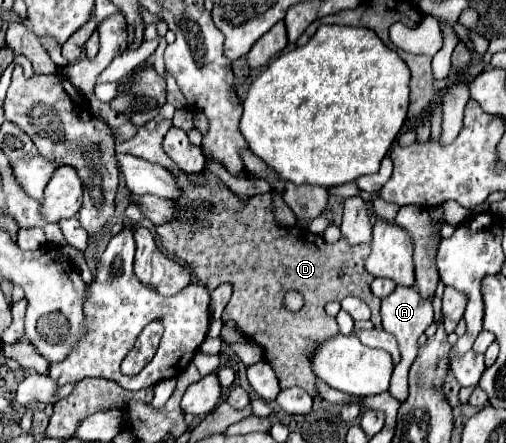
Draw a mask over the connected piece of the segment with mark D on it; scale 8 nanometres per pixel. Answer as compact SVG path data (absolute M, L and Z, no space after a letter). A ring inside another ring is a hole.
M171 168L167 170L175 178L175 182L179 182L179 188L183 190L183 194L175 200L179 218L173 218L167 224L155 226L163 250L167 252L171 260L177 260L183 266L189 266L199 278L199 282L207 286L209 290L215 290L217 284L229 282L233 286L233 296L227 308L223 310L223 320L235 322L235 326L245 334L245 338L263 346L265 360L273 366L281 388L299 386L315 398L317 396L317 388L313 384L315 374L311 372L311 366L303 354L307 348L323 342L325 338L339 334L337 322L325 314L325 304L333 300L343 300L345 296L357 296L369 304L373 316L379 316L381 300L371 294L373 276L363 266L365 258L371 252L371 244L351 246L345 238L329 244L323 240L323 236L313 234L307 228L277 226L273 222L273 204L271 204L269 192L257 194L249 198L247 202L243 202L215 174L207 170L203 172L203 178L207 180L205 184L195 184L187 176L175 174ZM289 290L297 290L305 296L305 306L299 312L289 312L283 308L283 296Z

